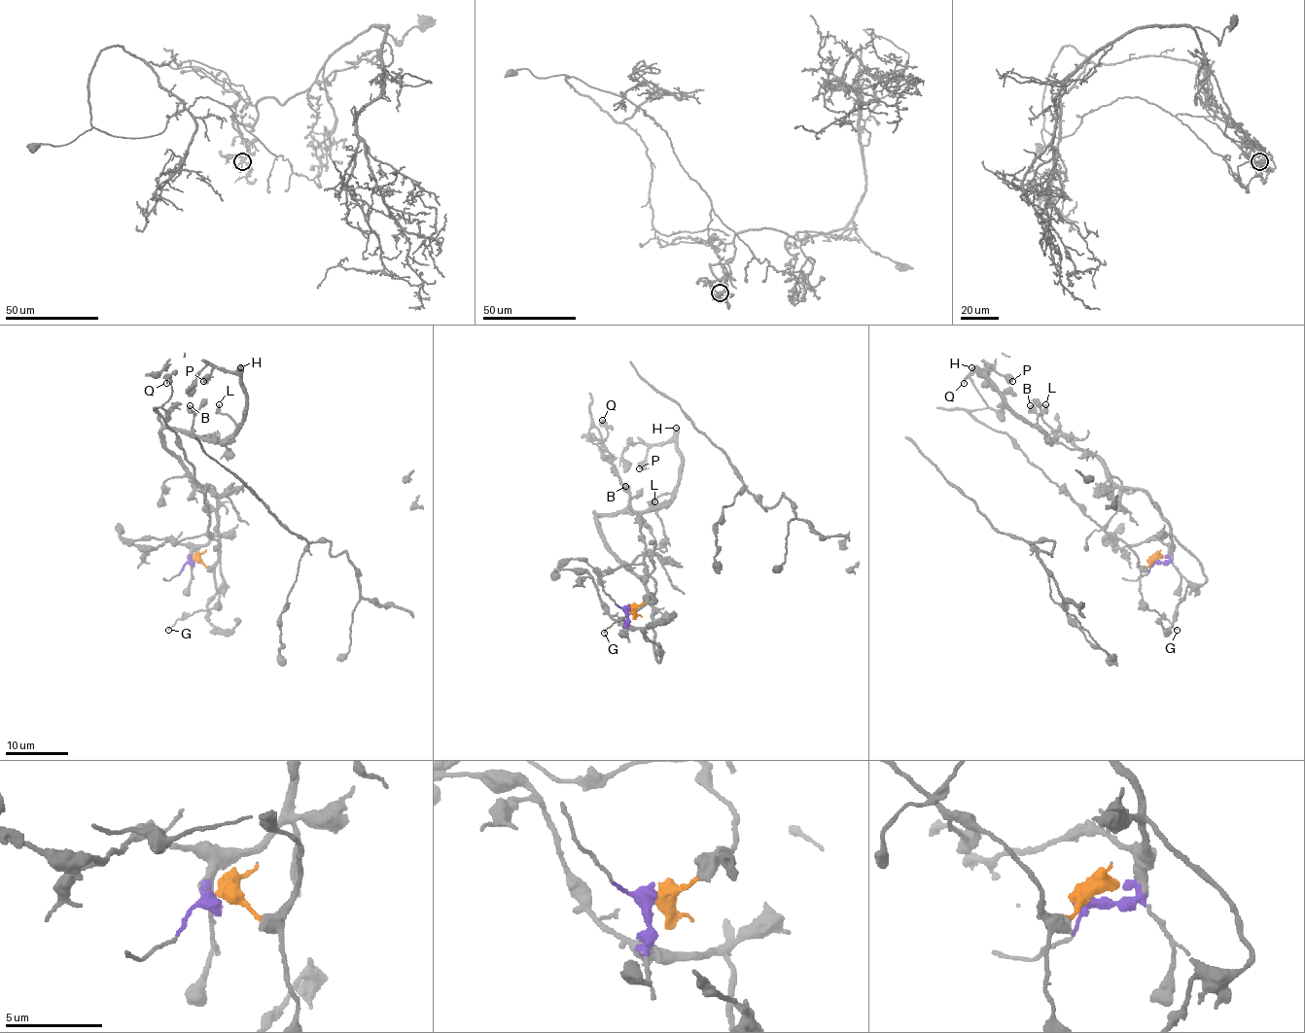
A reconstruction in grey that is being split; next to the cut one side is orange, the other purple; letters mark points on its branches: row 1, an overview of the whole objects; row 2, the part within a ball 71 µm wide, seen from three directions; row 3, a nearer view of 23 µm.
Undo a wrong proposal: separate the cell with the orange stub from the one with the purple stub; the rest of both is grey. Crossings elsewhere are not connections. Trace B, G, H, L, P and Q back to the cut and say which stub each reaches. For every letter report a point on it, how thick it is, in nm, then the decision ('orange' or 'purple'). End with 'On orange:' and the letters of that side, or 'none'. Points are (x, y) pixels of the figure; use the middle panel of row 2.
B: (625, 486) | 700 nm | purple
G: (604, 633) | 120 nm | orange
H: (676, 428) | 550 nm | purple
L: (654, 501) | 280 nm | purple
P: (639, 468) | 550 nm | purple
Q: (602, 420) | 280 nm | orange
On orange: G, Q

